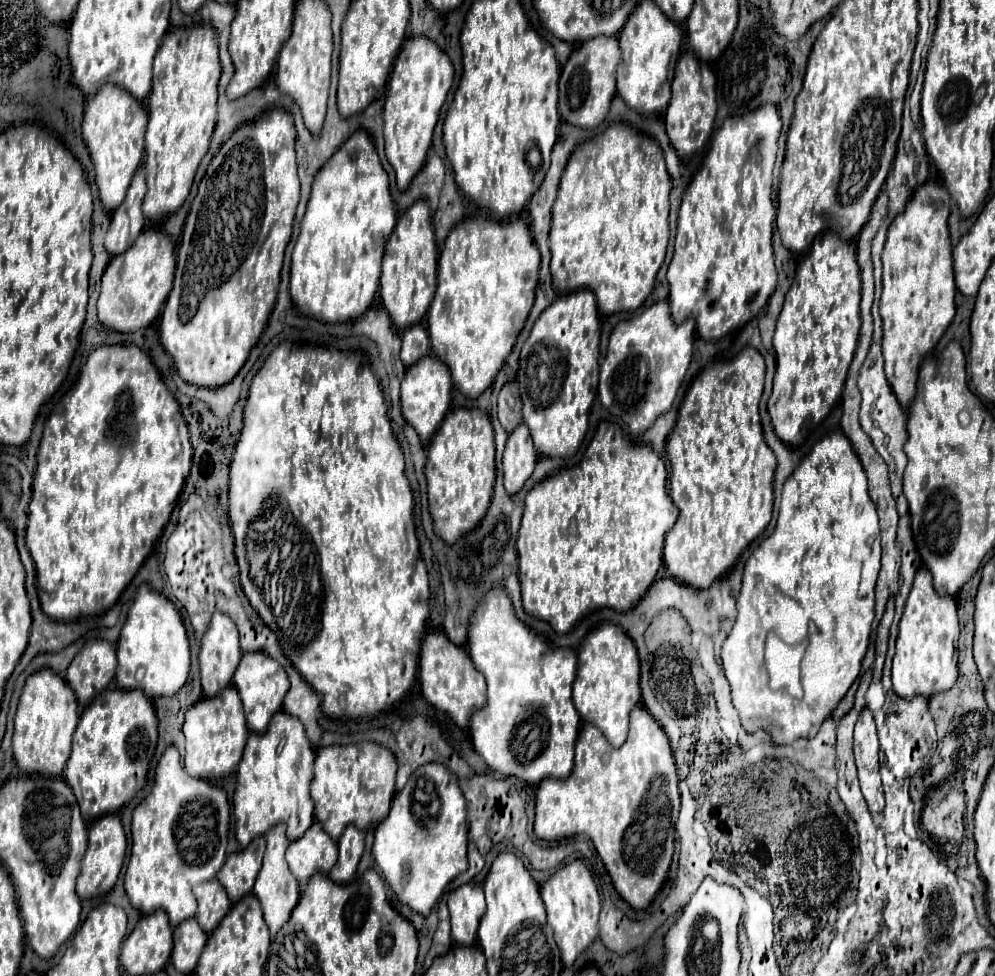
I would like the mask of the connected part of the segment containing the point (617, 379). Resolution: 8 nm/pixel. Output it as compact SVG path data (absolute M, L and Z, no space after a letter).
M666 300L652 304L640 316L618 322L610 334L606 358L600 366L598 394L602 406L618 416L630 430L632 438L644 434L662 414L666 414L676 398L680 384L692 360L692 344L696 334L692 316L676 326Z

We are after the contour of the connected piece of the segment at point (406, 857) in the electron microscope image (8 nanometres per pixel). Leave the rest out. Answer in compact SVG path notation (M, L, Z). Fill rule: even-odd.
M424 764L408 780L408 784L392 800L392 810L384 822L376 826L372 856L382 870L386 882L398 900L410 906L414 912L428 916L438 902L444 888L468 868L468 820L466 820L466 798L458 788L458 778L444 764Z

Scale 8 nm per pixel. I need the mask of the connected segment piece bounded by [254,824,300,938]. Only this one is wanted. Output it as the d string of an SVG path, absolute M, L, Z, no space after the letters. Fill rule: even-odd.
M278 824L274 826L268 834L266 834L266 854L264 854L264 864L262 864L262 870L256 878L256 884L254 884L254 896L260 900L262 904L262 912L264 912L264 920L272 932L272 938L276 938L278 930L290 920L290 914L292 914L292 908L298 904L298 898L300 898L300 890L298 890L298 882L296 878L292 876L286 860L284 860L284 852L288 848L290 840L286 838L286 826L284 824Z

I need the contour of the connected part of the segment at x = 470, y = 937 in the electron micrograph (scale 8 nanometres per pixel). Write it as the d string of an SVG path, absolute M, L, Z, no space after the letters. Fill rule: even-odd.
M464 884L456 888L448 898L448 910L452 922L452 940L458 946L474 946L480 918L486 912L482 888L478 884Z

